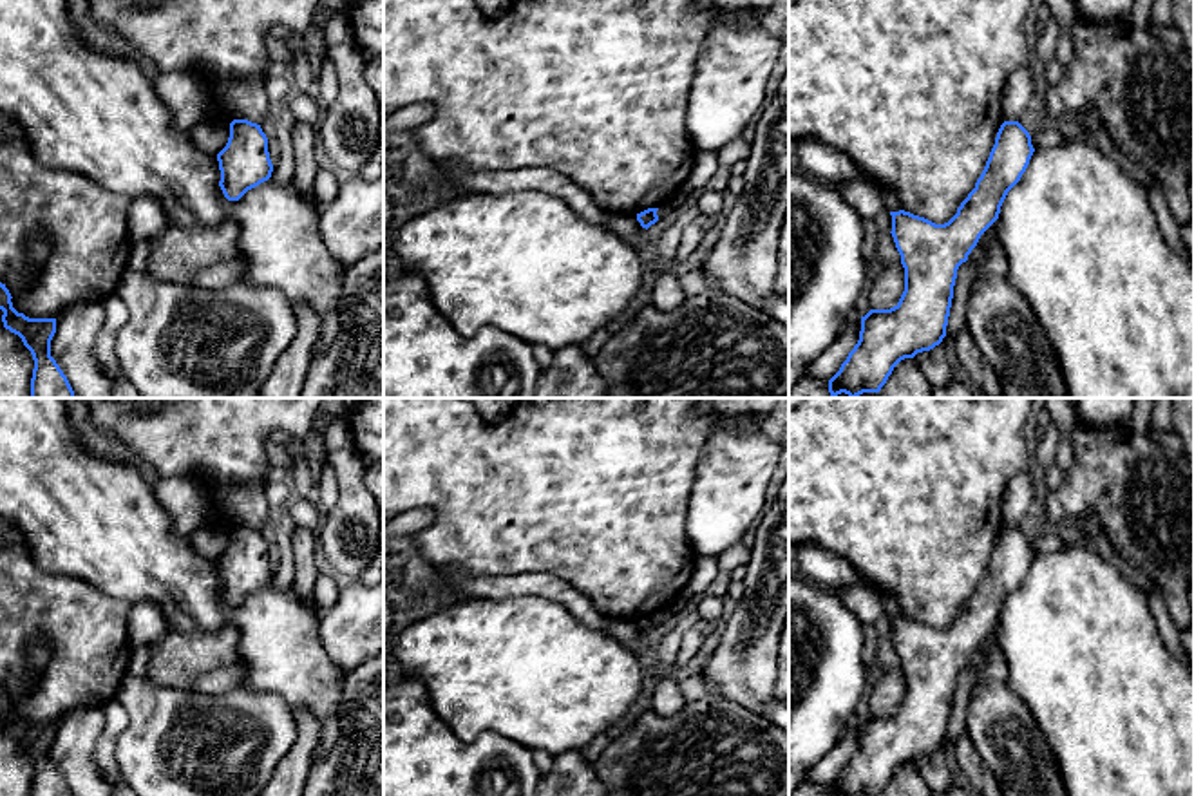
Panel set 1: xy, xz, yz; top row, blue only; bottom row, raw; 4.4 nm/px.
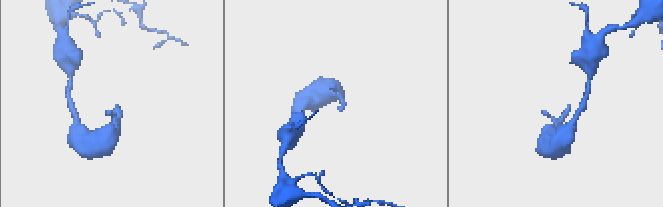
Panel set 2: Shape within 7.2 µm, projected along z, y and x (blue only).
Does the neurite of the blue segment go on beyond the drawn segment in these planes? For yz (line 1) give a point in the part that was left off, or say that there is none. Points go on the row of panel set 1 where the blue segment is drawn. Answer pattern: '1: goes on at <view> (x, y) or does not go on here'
1: does not go on here

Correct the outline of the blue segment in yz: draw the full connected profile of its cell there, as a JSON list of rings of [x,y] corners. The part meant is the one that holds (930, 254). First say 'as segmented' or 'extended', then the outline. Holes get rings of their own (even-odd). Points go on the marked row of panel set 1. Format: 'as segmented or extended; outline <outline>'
as segmented; outline [[[1004,121],[975,188],[944,224],[899,210],[892,237],[905,268],[905,291],[890,309],[861,317],[859,340],[829,380],[830,398],[879,393],[894,367],[930,351],[946,336],[957,270],[999,219],[1035,148],[1019,121]]]

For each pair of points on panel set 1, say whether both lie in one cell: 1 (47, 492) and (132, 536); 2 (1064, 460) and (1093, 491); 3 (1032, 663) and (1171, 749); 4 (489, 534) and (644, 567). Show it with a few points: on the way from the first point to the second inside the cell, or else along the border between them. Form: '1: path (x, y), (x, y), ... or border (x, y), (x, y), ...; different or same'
1: path (69, 503), (82, 516), (100, 520), (111, 530); same
2: border (1075, 424), (1070, 433), (1071, 469), (1064, 476); different
3: path (1066, 663), (1073, 663), (1137, 726); same
4: path (527, 530), (606, 530); same

